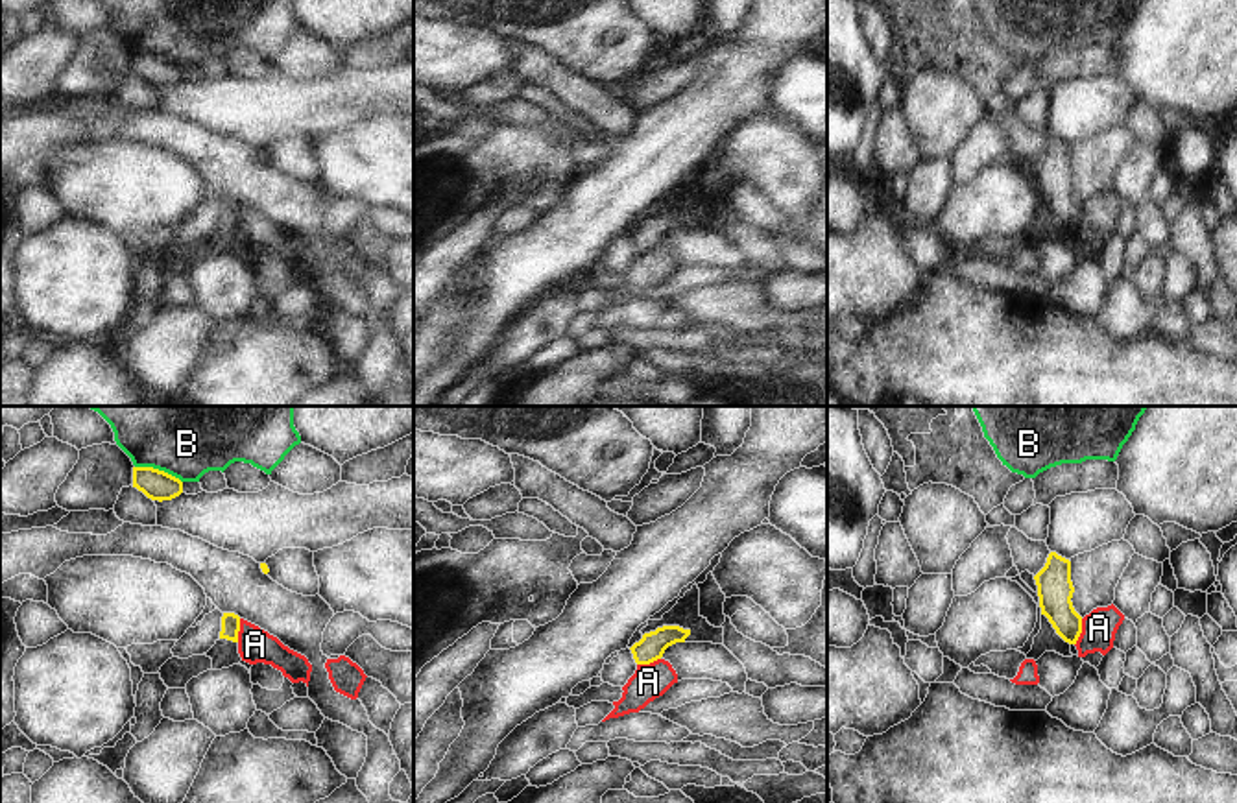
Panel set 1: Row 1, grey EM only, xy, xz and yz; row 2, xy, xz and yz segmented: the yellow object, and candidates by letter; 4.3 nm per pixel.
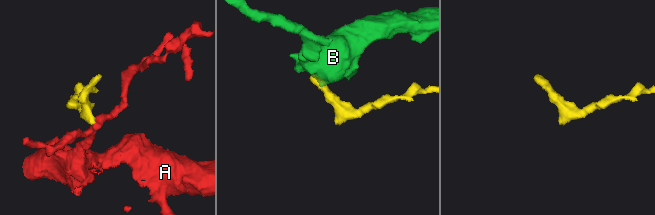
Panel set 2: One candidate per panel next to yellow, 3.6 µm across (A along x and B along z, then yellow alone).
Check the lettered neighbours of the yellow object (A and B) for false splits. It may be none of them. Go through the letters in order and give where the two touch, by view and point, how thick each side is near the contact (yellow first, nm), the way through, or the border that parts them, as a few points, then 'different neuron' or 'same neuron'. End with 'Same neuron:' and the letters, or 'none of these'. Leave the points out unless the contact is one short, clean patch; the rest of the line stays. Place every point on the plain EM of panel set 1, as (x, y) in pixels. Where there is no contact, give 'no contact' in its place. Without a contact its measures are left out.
A: yz (1080, 218) | 160/150 nm | along yz (1082, 205), (1082, 216), (1075, 231) | different neuron
B: xy (157, 56) | 130/280 nm | along xy (135, 52), (163, 56), (181, 69) | different neuron
Same neuron: none of these

